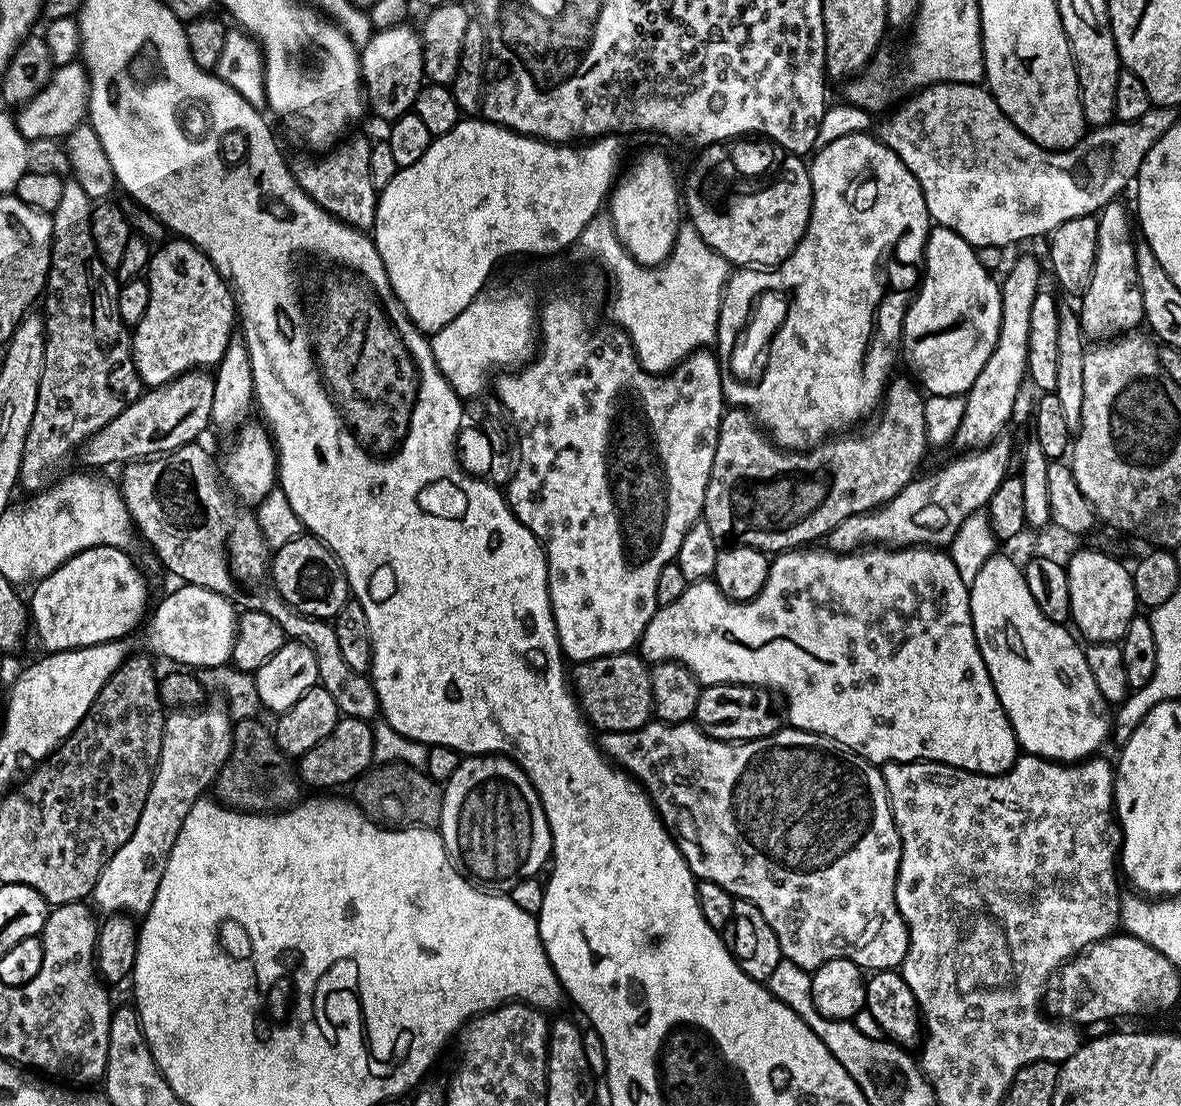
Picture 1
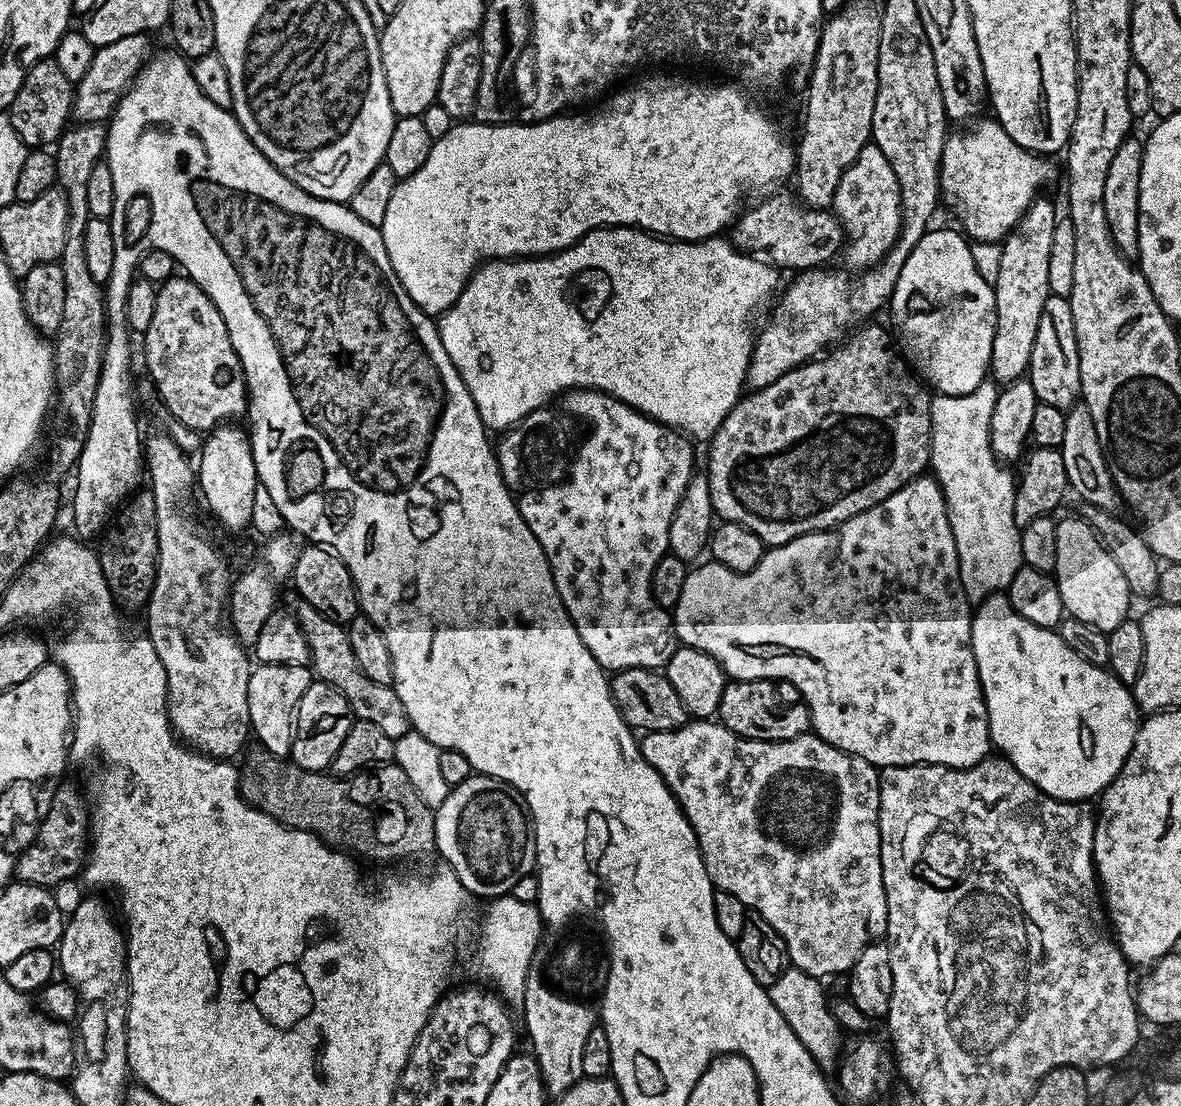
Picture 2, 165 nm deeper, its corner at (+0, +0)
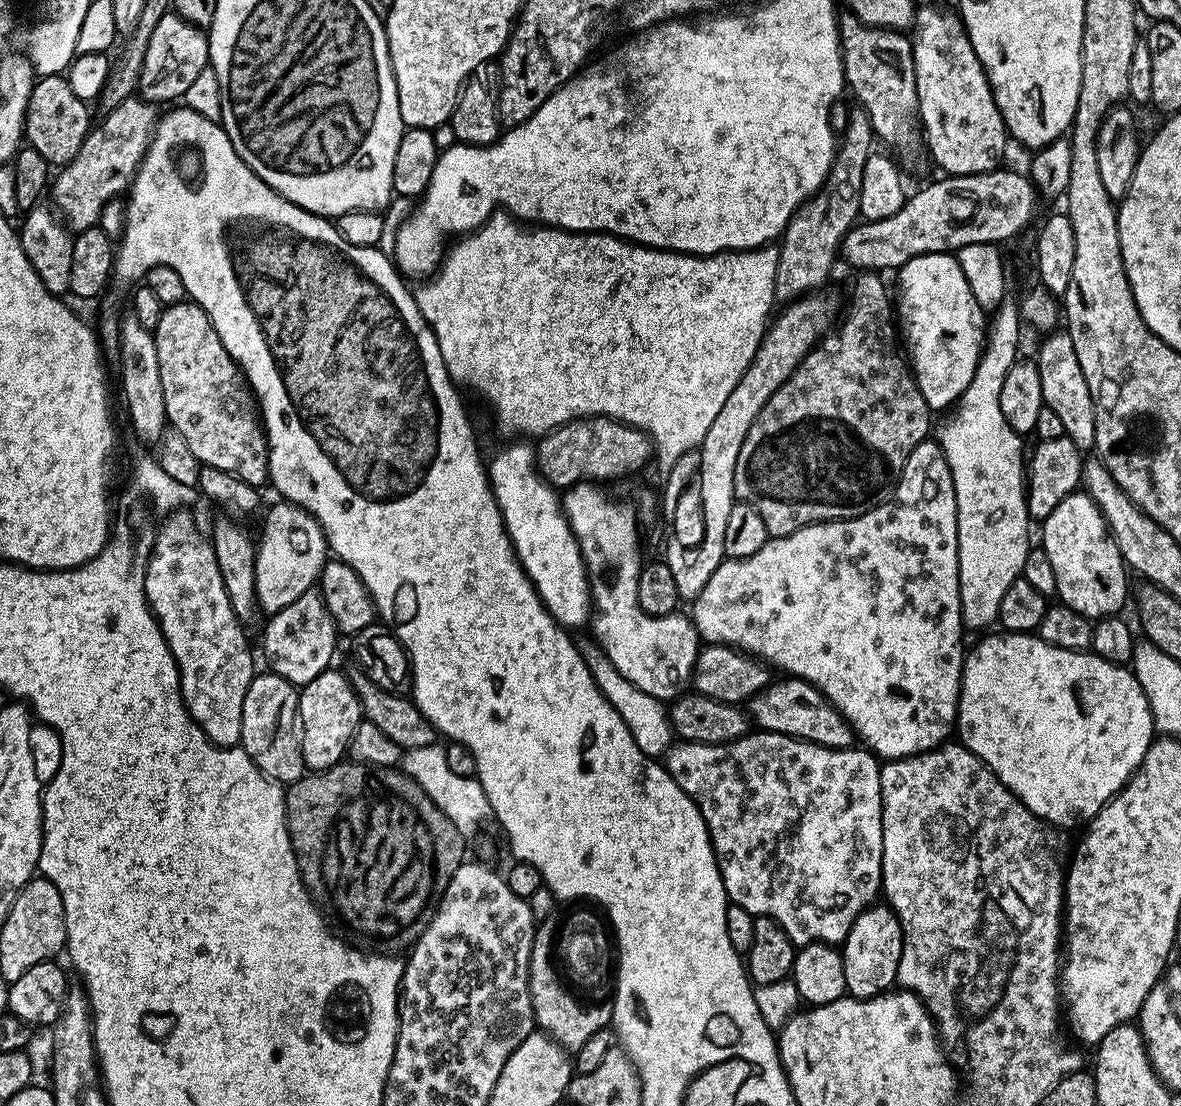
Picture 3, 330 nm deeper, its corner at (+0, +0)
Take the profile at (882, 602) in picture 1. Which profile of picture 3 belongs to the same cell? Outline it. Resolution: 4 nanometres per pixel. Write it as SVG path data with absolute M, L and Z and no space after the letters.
M932 438L918 442L918 446L914 446L914 450L910 450L910 454L906 458L906 466L902 470L899 482L896 484L895 492L884 503L878 505L877 508L871 508L866 514L855 516L849 520L828 520L824 524L811 524L805 528L799 528L797 532L789 536L770 538L764 543L762 550L758 550L758 554L750 554L750 558L746 558L745 560L724 559L718 566L718 570L714 570L714 574L710 574L710 582L706 582L706 586L702 586L702 594L698 594L696 599L691 601L690 608L692 608L690 619L695 624L701 641L710 644L727 644L753 658L763 660L765 664L771 666L773 669L781 668L784 671L781 673L787 674L789 677L807 680L809 684L812 684L818 689L848 719L848 725L850 725L853 732L862 741L863 747L871 750L877 757L883 758L885 761L905 760L908 756L916 756L920 752L931 752L932 749L939 748L941 744L945 743L951 737L948 735L953 735L956 726L956 711L960 709L960 679L964 673L964 657L966 655L966 647L964 648L966 629L960 617L958 510L956 509L956 495L954 494L954 478L950 474L950 466L946 462L946 454L942 450L942 446Z

